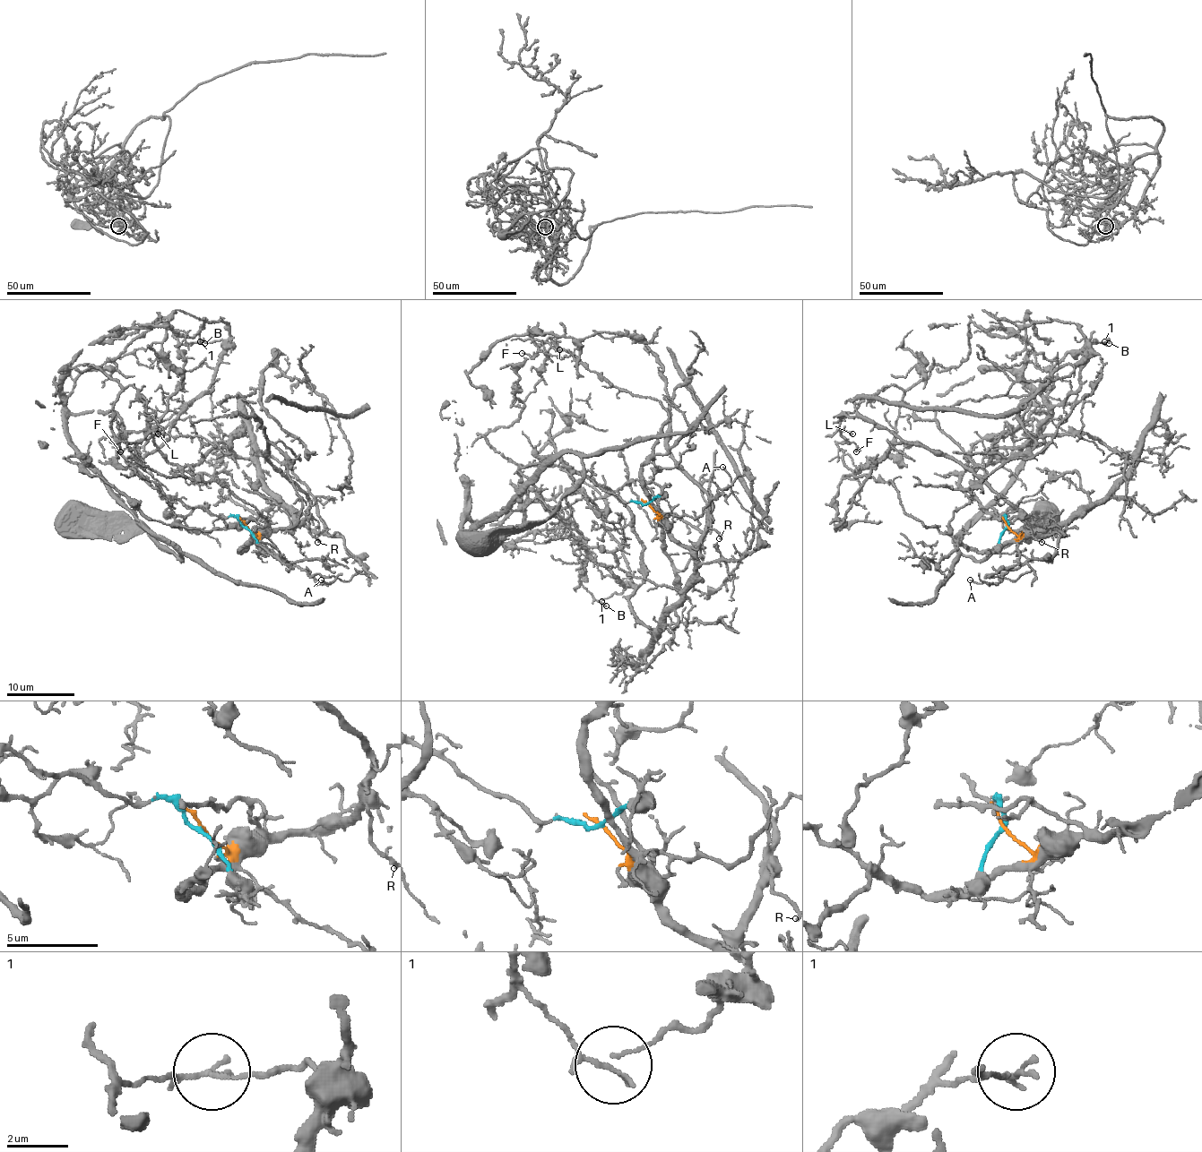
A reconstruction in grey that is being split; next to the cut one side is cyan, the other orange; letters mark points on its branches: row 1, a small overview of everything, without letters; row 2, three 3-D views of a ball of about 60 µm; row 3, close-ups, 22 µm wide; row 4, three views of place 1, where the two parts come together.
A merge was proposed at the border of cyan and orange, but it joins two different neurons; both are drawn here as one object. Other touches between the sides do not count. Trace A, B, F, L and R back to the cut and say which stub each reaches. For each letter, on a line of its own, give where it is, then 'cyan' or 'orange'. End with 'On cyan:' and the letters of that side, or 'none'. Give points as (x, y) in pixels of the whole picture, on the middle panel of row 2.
A: (722, 467) | orange
B: (606, 606) | cyan
F: (522, 353) | orange
L: (559, 349) | orange
R: (719, 538) | orange
On cyan: B

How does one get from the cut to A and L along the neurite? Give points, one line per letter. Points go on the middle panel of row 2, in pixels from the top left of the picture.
A: (647, 504), (660, 514), (687, 514), (696, 518), (705, 506), (730, 484), (730, 476), (722, 467)
L: (647, 504), (658, 513), (643, 465), (666, 409), (611, 387), (571, 351), (528, 334), (559, 349)

